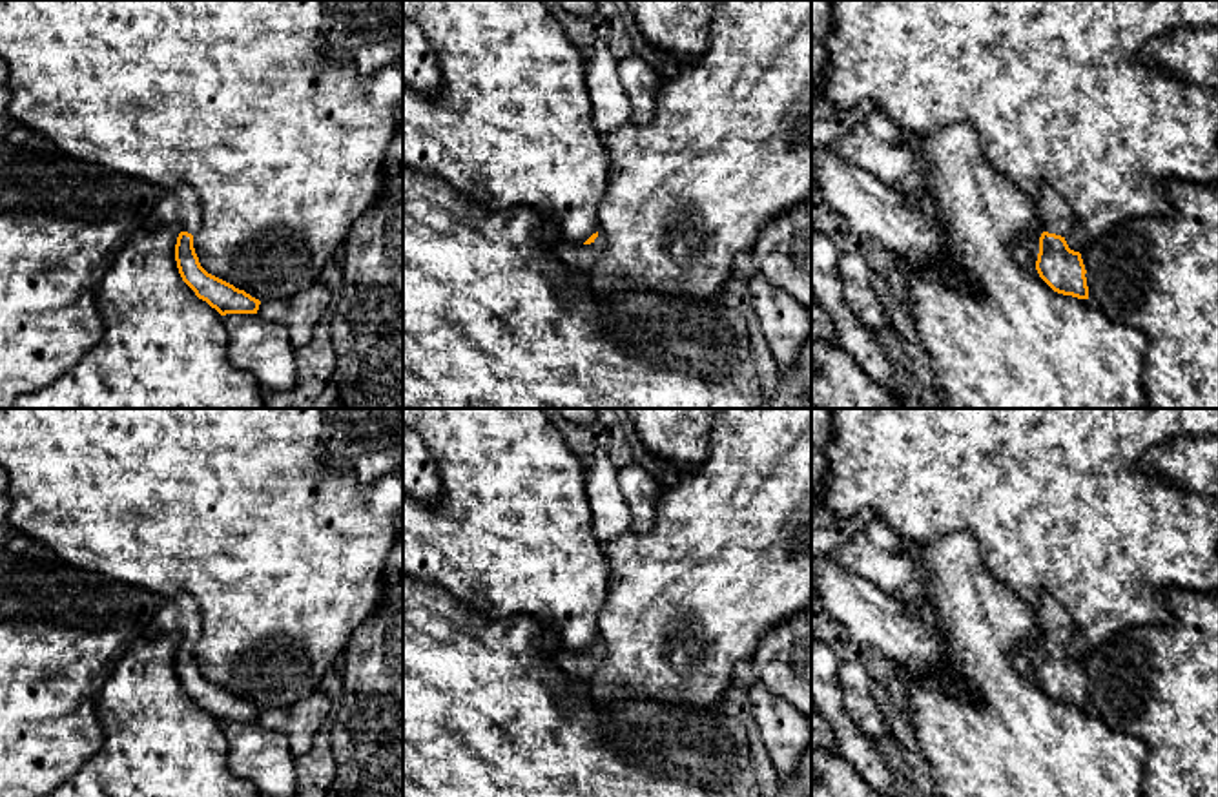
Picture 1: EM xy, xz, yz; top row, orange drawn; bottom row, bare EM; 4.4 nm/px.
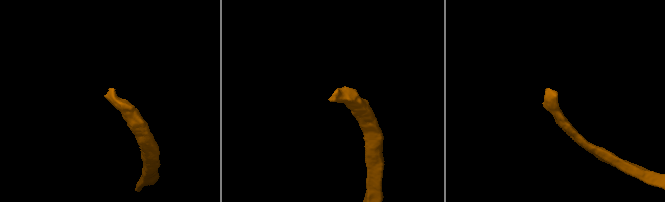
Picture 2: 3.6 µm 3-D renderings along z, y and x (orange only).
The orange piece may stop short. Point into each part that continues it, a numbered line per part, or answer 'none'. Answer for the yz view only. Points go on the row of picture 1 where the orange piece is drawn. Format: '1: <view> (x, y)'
1: yz (1056, 217)

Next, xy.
1: xy (181, 207)

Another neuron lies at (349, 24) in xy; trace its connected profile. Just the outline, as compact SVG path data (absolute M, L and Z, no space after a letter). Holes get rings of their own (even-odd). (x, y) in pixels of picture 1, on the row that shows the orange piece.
M337 0L326 13L323 27L325 49L352 55L363 44L403 38L403 0Z

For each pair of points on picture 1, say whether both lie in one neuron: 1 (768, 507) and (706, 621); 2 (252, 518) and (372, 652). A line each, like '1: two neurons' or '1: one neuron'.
1: one neuron
2: two neurons

